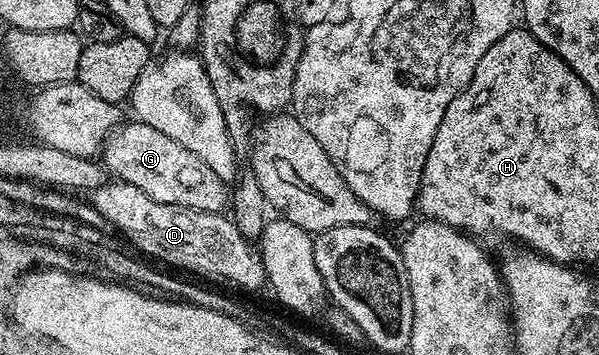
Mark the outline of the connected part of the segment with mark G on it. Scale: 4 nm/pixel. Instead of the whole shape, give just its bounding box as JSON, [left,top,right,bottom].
[102,122,229,214]

